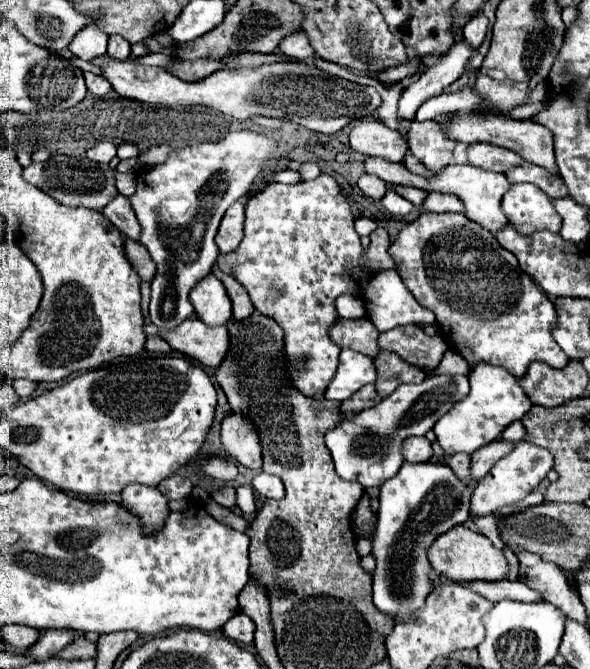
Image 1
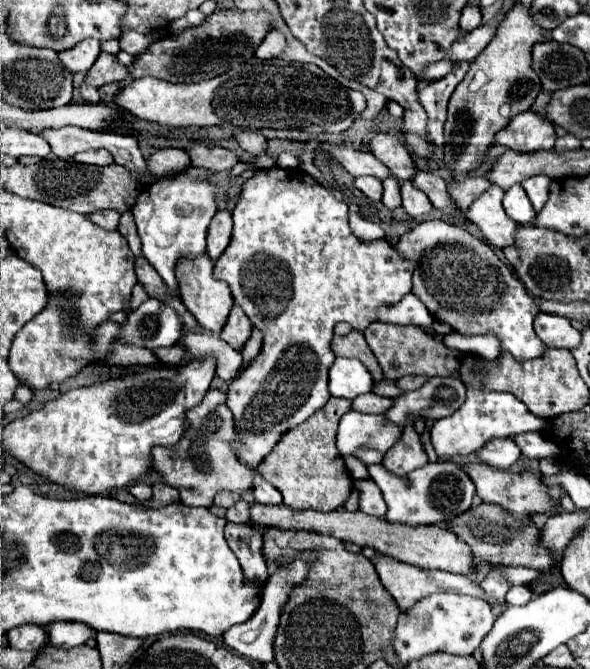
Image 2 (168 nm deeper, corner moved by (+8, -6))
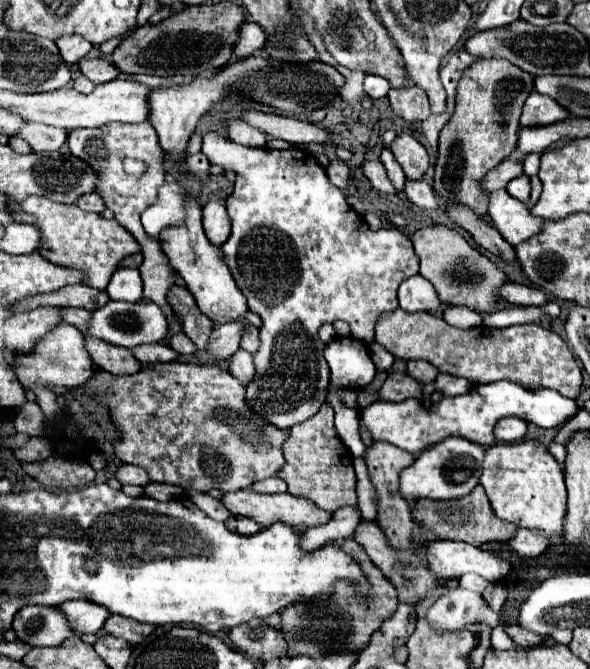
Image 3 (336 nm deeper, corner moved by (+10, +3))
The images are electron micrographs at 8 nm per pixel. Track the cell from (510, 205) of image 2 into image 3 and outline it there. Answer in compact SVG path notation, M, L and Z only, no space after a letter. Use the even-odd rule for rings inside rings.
M520 175L520 177L512 179L506 189L508 189L508 193L512 197L516 197L516 199L526 203L530 199L530 179L528 179L528 175Z

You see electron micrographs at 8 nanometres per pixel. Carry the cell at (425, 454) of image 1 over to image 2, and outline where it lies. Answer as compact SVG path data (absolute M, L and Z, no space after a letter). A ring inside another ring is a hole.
M409 420L408 428L404 428L402 438L384 454L384 462L382 466L394 474L408 474L420 466L424 466L428 462L428 456L422 448L420 436L416 434L416 430L412 428Z

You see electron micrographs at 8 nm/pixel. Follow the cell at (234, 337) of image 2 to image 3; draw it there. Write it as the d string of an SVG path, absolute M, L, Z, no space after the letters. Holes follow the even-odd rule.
M246 323L246 329L244 329L244 335L242 335L242 343L240 343L242 349L250 351L250 353L256 353L258 347L260 347L260 337L258 337L258 329L250 323Z

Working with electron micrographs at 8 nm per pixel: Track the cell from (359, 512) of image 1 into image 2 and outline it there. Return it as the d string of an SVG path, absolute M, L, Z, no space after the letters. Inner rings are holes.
M252 504L250 518L254 524L260 526L276 526L284 530L312 530L318 534L330 534L342 542L358 544L358 546L370 546L376 552L384 556L392 556L400 562L408 562L412 566L420 566L424 570L442 570L442 572L454 572L454 574L472 574L476 568L474 554L466 542L460 542L456 534L452 534L446 528L440 526L402 526L402 524L390 524L382 518L364 514L362 510L348 512L346 508L338 508L332 512L314 512L314 510L302 510L292 512L288 506L262 506Z

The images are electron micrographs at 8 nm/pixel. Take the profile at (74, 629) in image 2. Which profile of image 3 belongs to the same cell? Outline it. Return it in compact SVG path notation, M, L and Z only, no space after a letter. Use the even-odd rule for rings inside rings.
M82 599L66 601L60 605L60 609L64 611L70 625L78 633L98 633L110 615L106 613L106 609L94 605L92 601L82 601Z

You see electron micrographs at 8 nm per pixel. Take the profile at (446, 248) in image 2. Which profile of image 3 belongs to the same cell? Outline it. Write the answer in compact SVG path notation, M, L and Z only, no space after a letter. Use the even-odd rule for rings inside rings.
M434 225L416 231L412 243L420 259L420 275L436 287L440 301L448 305L464 305L474 311L490 311L500 301L498 287L504 285L508 277L492 261L488 261L488 257L472 249L456 231L444 225Z

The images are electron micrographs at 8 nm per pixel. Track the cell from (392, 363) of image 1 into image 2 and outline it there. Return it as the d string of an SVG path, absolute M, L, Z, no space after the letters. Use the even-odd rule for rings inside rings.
M404 376L404 378L396 380L396 386L406 392L406 390L418 390L424 382L426 382L426 378L422 378L422 376Z

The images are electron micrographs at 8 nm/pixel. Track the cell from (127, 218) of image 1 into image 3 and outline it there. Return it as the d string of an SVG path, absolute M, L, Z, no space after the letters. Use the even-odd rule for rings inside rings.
M88 193L88 195L82 195L76 205L82 209L82 211L94 211L94 213L102 213L106 209L102 197L98 193Z

